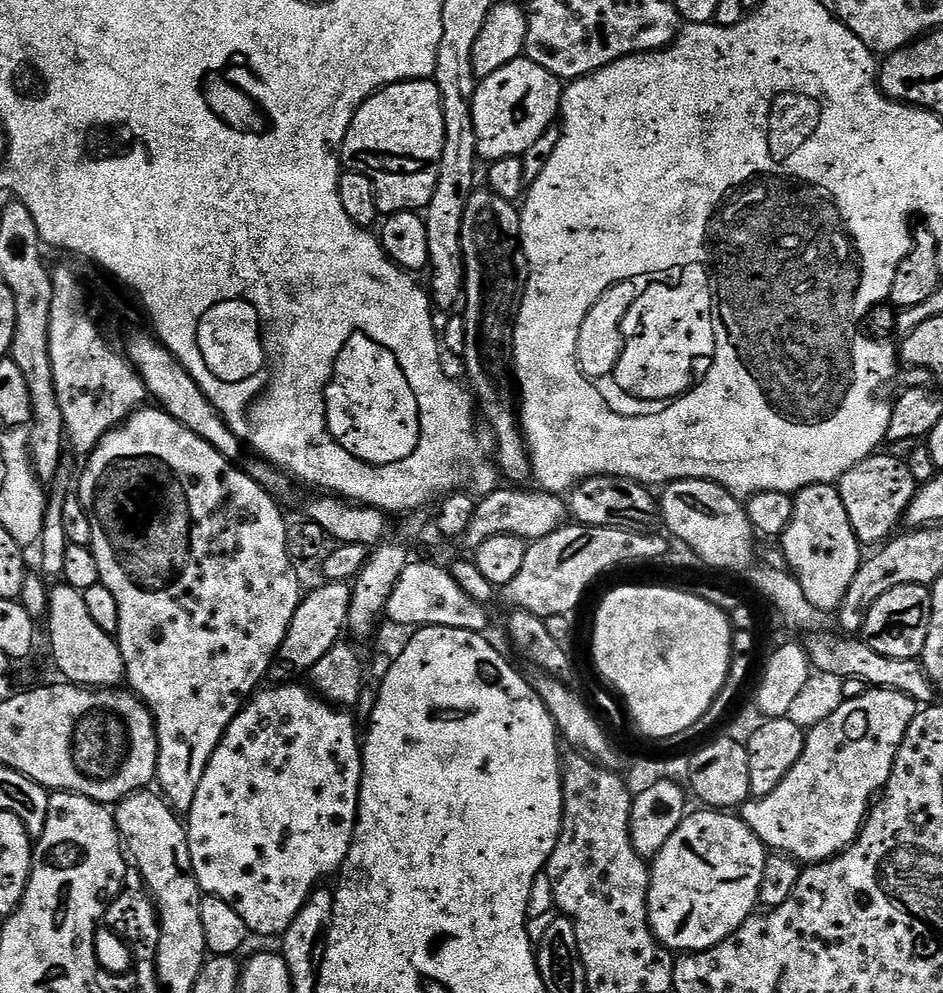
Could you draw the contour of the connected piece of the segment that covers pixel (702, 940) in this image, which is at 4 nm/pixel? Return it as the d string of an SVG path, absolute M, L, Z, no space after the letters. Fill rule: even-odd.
M724 810L699 811L685 815L678 830L674 830L670 837L670 842L662 846L662 850L650 864L648 925L656 939L676 954L705 952L707 948L718 946L757 911L762 870L769 858L764 843L745 826L739 815L729 814Z

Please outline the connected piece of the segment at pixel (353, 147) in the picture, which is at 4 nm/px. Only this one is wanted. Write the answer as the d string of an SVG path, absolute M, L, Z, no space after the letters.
M435 79L426 80L403 80L397 84L391 84L380 91L375 92L366 102L362 102L360 109L354 114L354 118L348 127L348 133L343 144L338 149L338 155L345 169L366 174L376 191L376 204L380 207L381 213L391 214L393 212L420 212L427 209L430 198L434 198L434 186L438 186L438 166L442 162L442 146L446 142L446 122L442 114L442 98L436 85Z

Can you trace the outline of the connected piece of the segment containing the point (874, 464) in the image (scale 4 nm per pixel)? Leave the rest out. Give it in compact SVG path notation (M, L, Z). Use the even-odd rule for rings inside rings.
M880 455L867 456L838 481L842 506L846 506L850 526L864 546L879 546L885 543L901 527L899 524L907 517L910 502L918 491L918 485L901 457Z

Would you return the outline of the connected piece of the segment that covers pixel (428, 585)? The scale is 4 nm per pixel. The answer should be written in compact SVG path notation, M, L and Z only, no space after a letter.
M428 560L409 562L406 570L402 570L402 578L398 578L398 586L394 586L394 594L390 594L390 602L386 613L387 619L401 624L407 630L422 628L457 628L483 633L488 624L488 611L485 605L477 600L470 600L458 586L447 567L431 564Z

